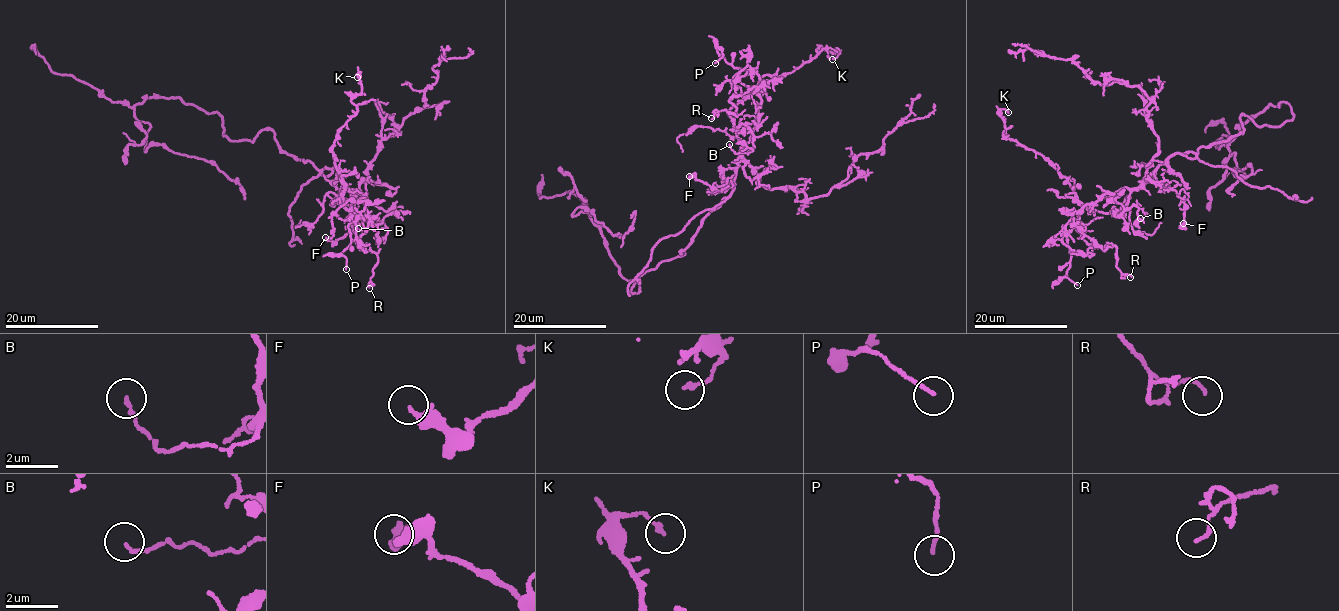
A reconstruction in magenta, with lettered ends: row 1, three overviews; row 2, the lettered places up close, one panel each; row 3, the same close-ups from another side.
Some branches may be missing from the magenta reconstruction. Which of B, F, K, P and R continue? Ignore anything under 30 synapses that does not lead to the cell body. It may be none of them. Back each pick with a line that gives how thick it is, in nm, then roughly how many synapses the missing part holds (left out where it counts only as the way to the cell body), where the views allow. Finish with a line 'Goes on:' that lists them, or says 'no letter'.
Goes on: no letter

